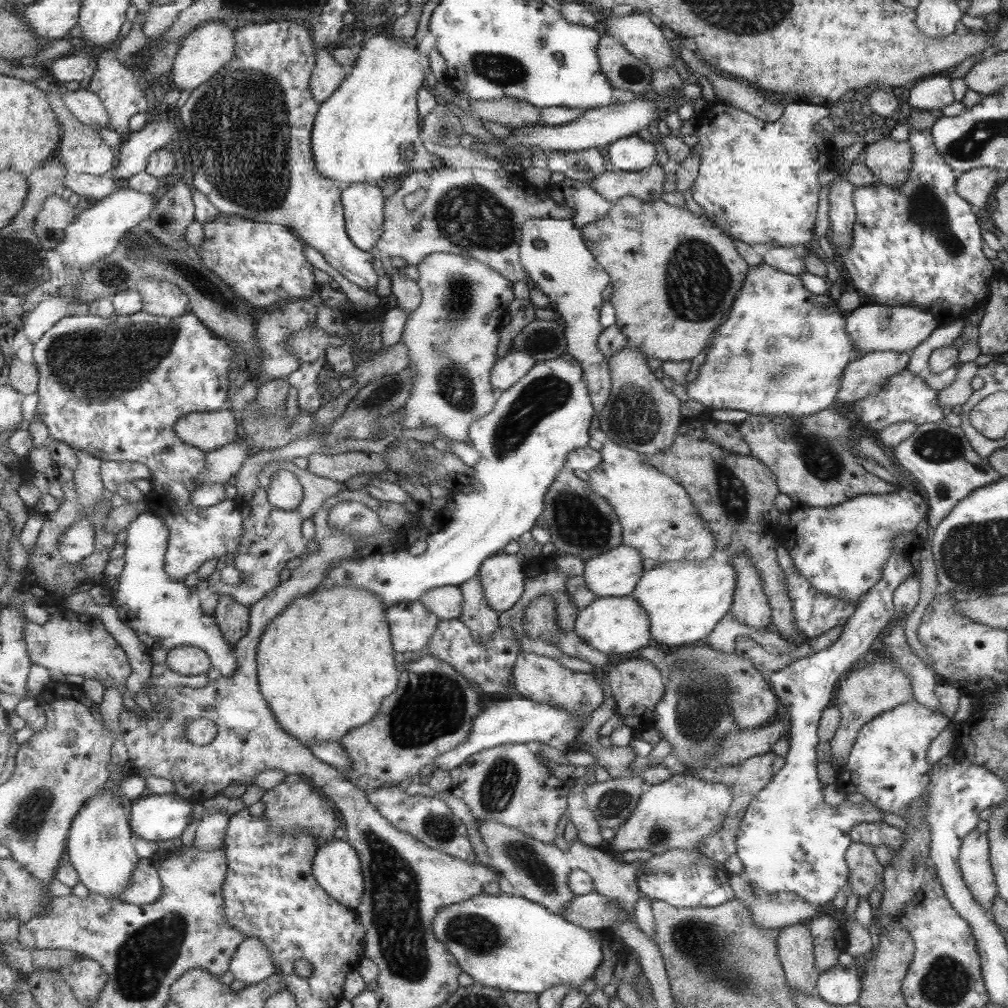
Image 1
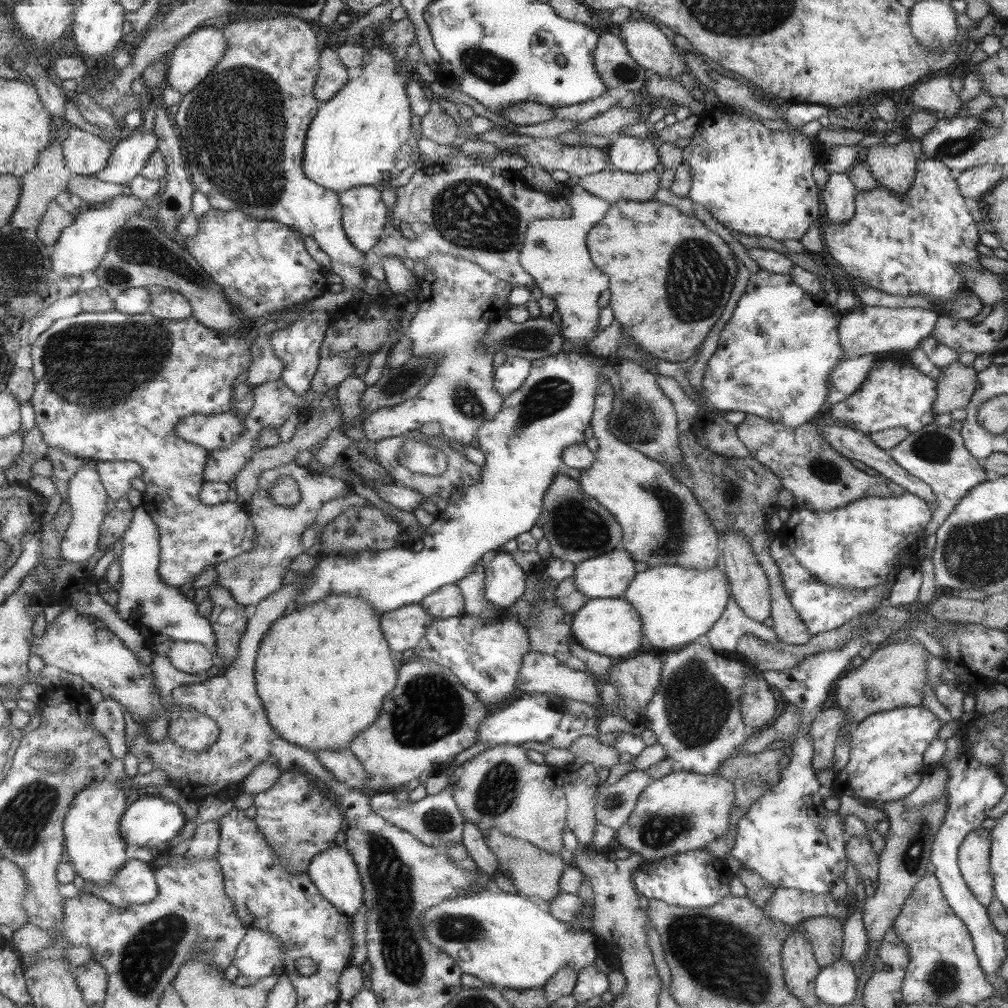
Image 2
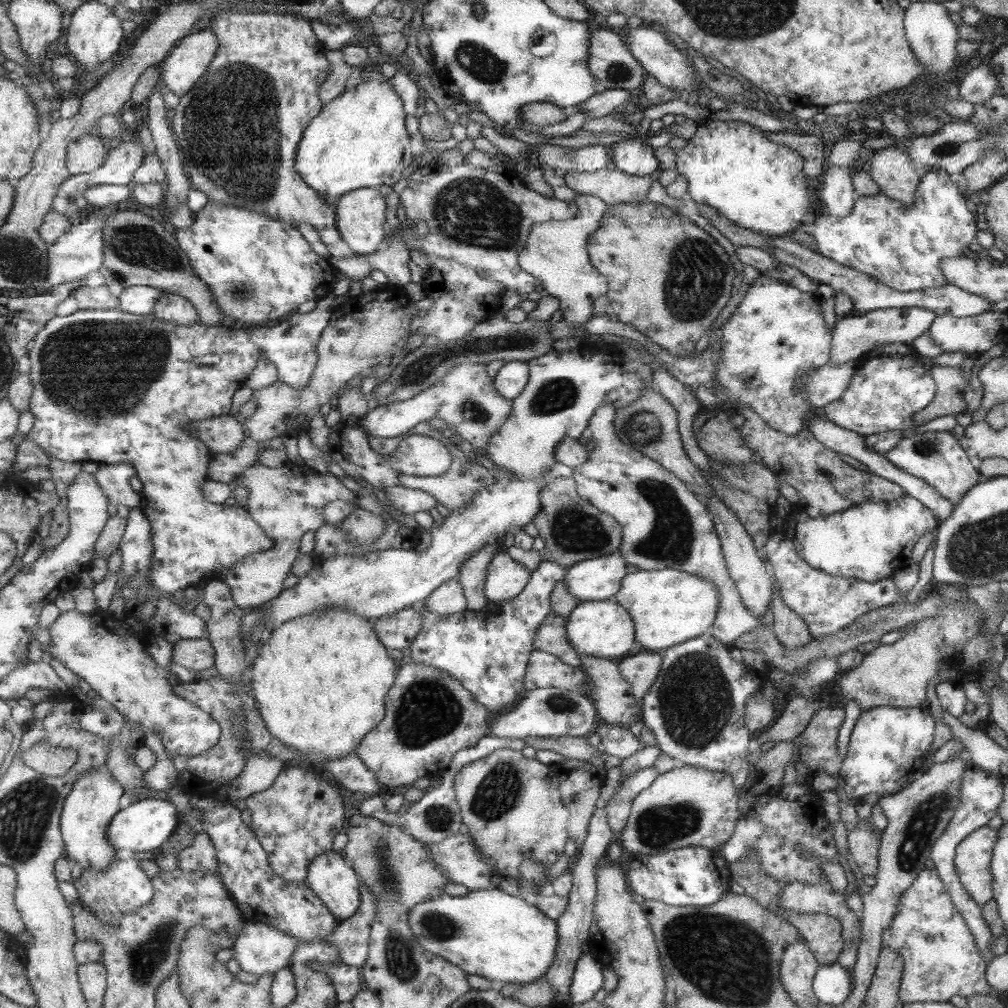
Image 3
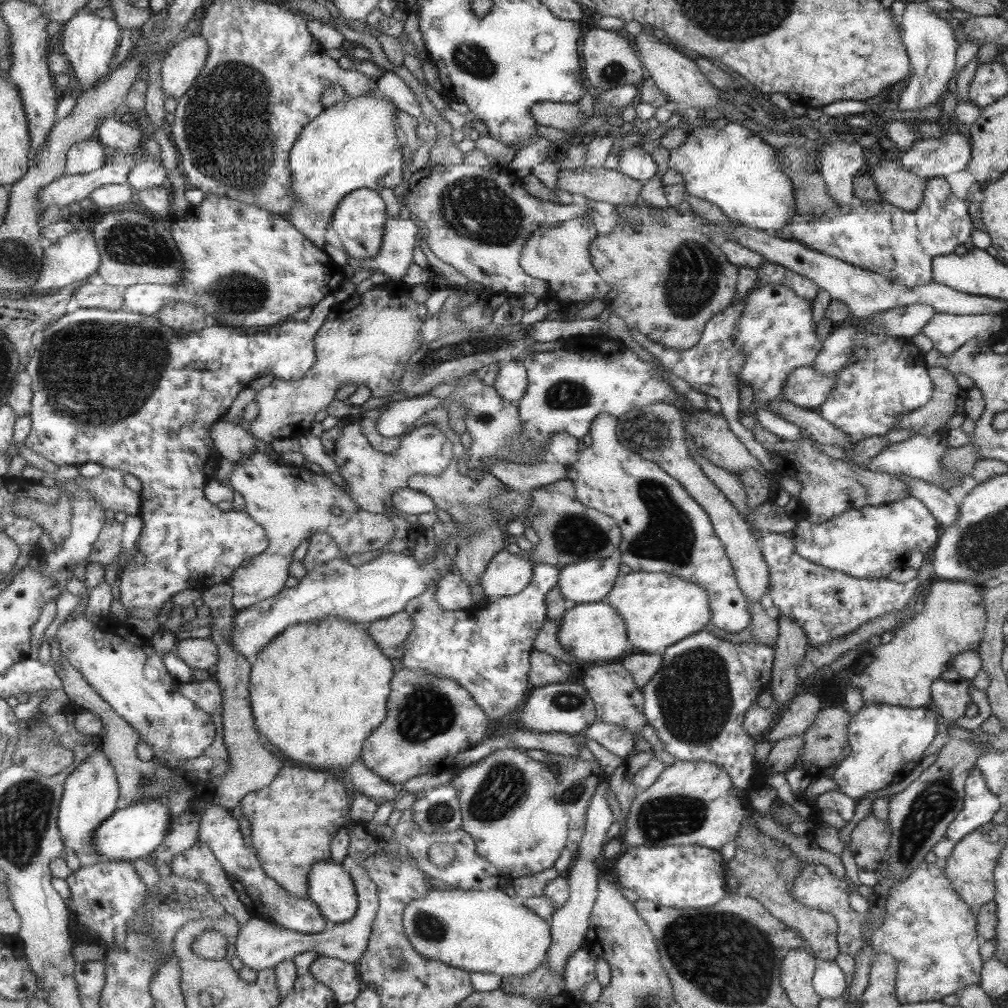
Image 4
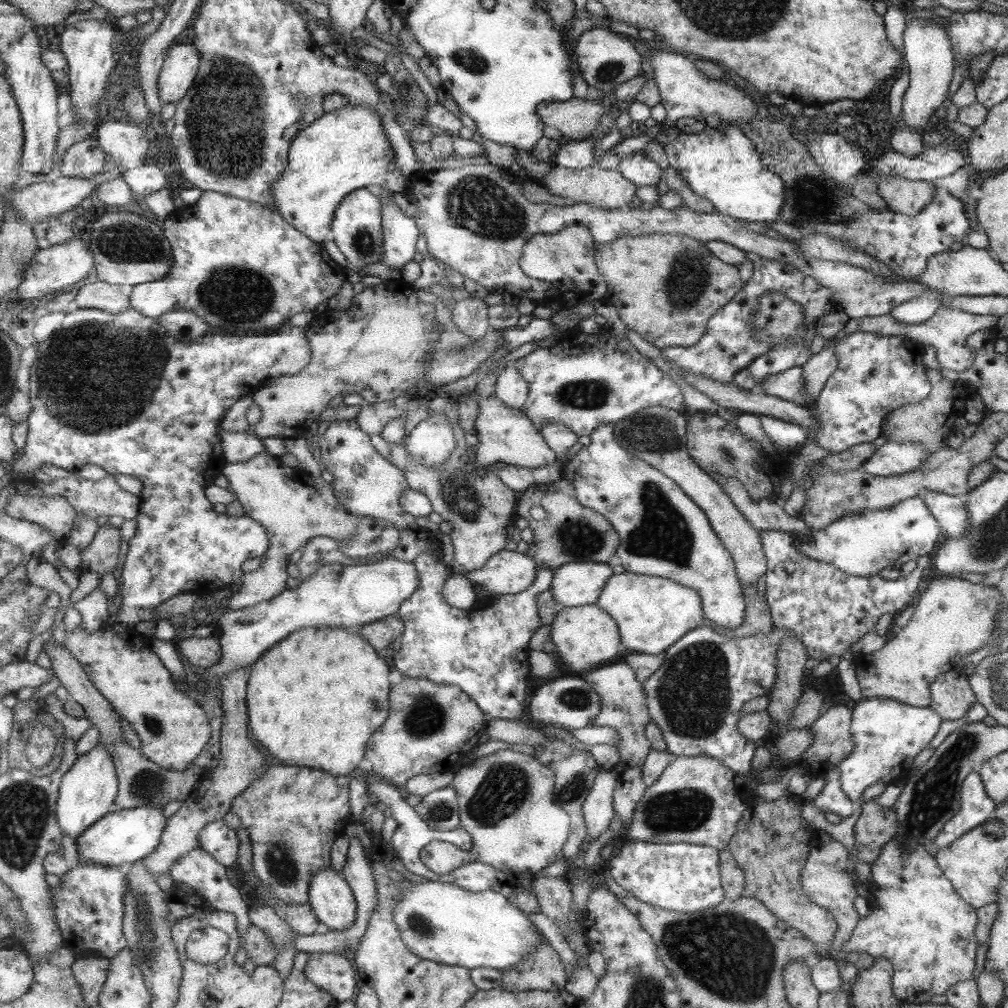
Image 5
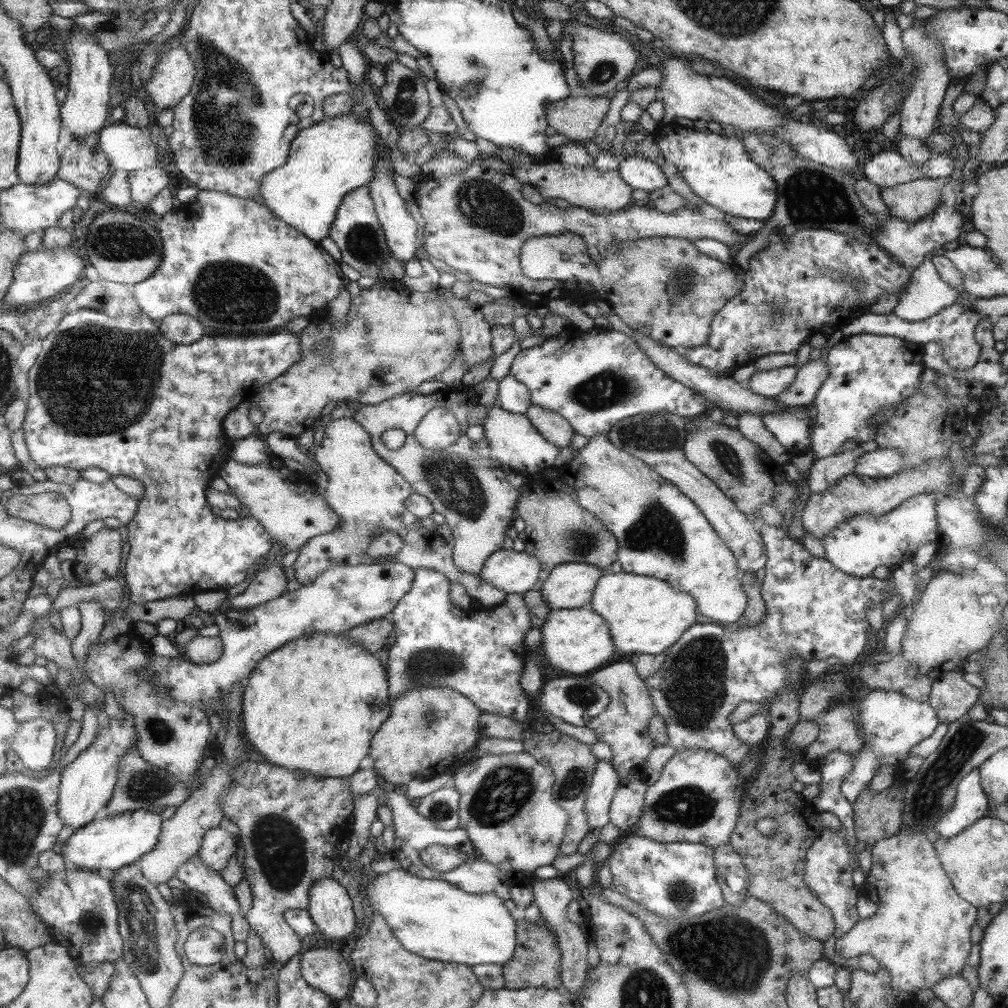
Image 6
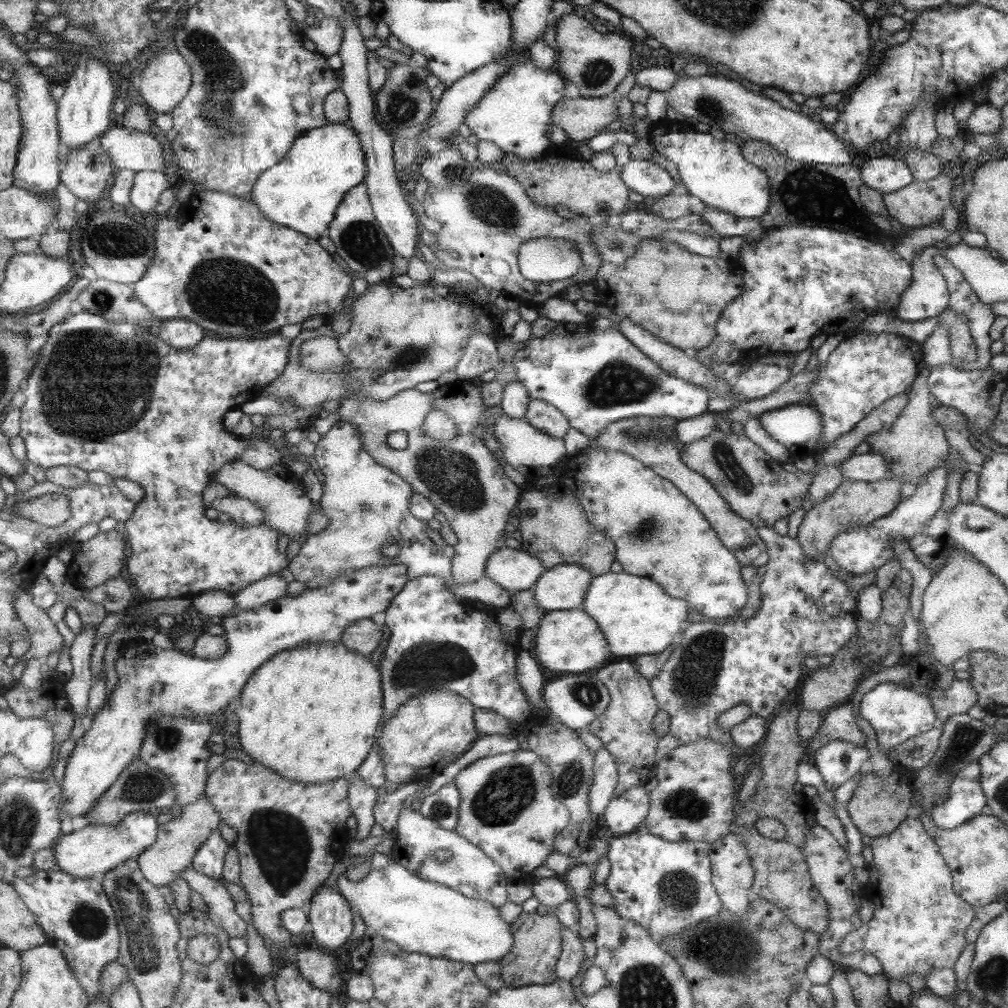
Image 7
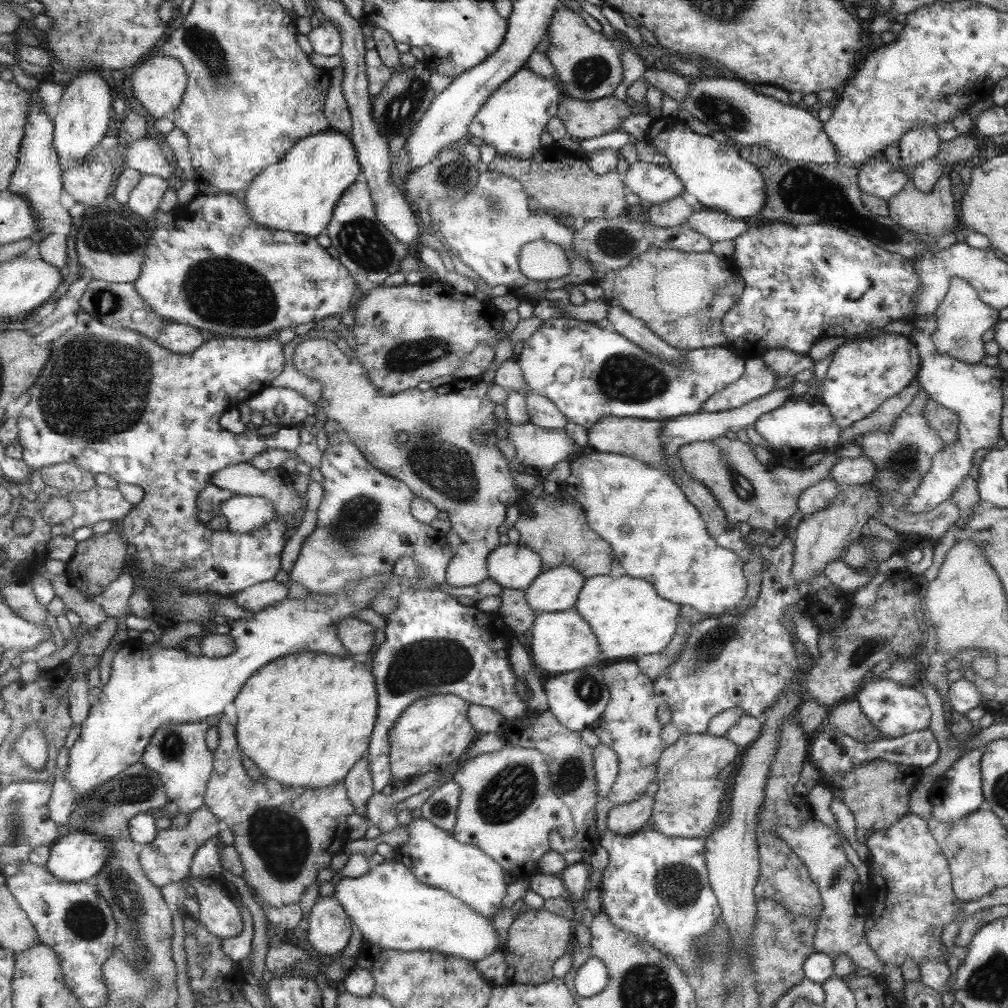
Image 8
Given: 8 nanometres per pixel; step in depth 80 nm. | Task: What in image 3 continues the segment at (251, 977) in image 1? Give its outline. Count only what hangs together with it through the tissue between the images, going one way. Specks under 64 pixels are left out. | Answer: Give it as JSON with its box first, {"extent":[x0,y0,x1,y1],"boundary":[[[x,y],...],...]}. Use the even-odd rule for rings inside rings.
{"extent":[235,921,301,977],"boundary":[[[245,921],[240,935],[235,942],[235,957],[246,972],[252,973],[257,977],[269,972],[276,974],[278,970],[283,970],[283,967],[289,967],[293,953],[301,945],[299,938],[287,936],[288,934],[282,930],[260,922]]]}

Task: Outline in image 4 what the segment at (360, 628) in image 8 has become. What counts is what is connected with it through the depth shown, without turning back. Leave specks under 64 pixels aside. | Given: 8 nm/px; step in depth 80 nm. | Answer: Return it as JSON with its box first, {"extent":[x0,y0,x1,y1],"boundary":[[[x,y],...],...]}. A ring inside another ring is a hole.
{"extent":[366,611,413,648],"boundary":[[[403,611],[372,622],[366,627],[379,648],[391,648],[406,643],[409,633],[413,630],[413,621],[409,614]]]}

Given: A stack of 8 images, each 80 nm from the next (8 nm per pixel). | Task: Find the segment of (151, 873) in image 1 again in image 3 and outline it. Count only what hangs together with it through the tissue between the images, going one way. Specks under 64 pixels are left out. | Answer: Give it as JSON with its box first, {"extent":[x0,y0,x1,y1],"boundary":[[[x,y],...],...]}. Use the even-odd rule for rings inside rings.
{"extent":[72,855,155,926],"boundary":[[[131,855],[121,856],[120,860],[113,861],[110,866],[109,870],[84,870],[80,878],[72,883],[78,893],[77,899],[90,906],[102,924],[118,926],[123,916],[152,903],[155,886],[141,861],[133,859]]]}

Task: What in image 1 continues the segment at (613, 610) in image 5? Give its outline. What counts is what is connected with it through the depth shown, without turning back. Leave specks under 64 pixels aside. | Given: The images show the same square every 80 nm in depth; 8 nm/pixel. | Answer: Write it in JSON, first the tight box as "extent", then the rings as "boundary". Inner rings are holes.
{"extent":[630,557,735,646],"boundary":[[[709,557],[702,561],[669,561],[655,565],[642,574],[635,590],[630,595],[637,599],[643,611],[650,616],[650,633],[655,642],[663,646],[681,646],[681,644],[695,642],[703,636],[709,636],[714,626],[730,612],[735,585],[734,567],[730,565],[729,559],[721,562]]]}

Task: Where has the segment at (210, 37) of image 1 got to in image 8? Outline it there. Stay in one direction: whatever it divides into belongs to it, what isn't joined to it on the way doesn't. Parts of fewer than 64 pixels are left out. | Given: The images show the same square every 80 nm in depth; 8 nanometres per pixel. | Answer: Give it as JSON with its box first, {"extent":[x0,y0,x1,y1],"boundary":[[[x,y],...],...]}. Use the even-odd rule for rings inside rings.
{"extent":[132,53,188,119],"boundary":[[[157,53],[146,63],[142,63],[132,74],[132,90],[140,104],[155,119],[172,117],[182,105],[188,88],[188,74],[184,64],[170,55]]]}

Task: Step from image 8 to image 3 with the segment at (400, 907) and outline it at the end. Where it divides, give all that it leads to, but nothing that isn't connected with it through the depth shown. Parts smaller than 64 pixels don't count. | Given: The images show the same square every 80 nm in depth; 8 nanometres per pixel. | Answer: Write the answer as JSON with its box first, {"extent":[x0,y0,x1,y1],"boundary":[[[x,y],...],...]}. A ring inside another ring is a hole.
{"extent":[410,887,558,985],"boundary":[[[509,887],[470,891],[464,896],[443,894],[429,902],[419,903],[411,909],[410,927],[427,952],[455,963],[470,975],[481,975],[496,980],[499,985],[523,984],[545,976],[558,954],[557,922],[543,916],[540,910],[525,903]]]}

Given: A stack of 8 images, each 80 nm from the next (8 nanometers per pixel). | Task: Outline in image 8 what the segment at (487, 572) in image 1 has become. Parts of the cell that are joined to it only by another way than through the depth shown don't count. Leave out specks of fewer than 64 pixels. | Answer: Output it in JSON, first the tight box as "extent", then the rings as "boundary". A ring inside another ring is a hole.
{"extent":[488,543,541,591],"boundary":[[[522,543],[499,545],[488,558],[490,578],[501,586],[524,591],[541,572],[541,558]]]}

